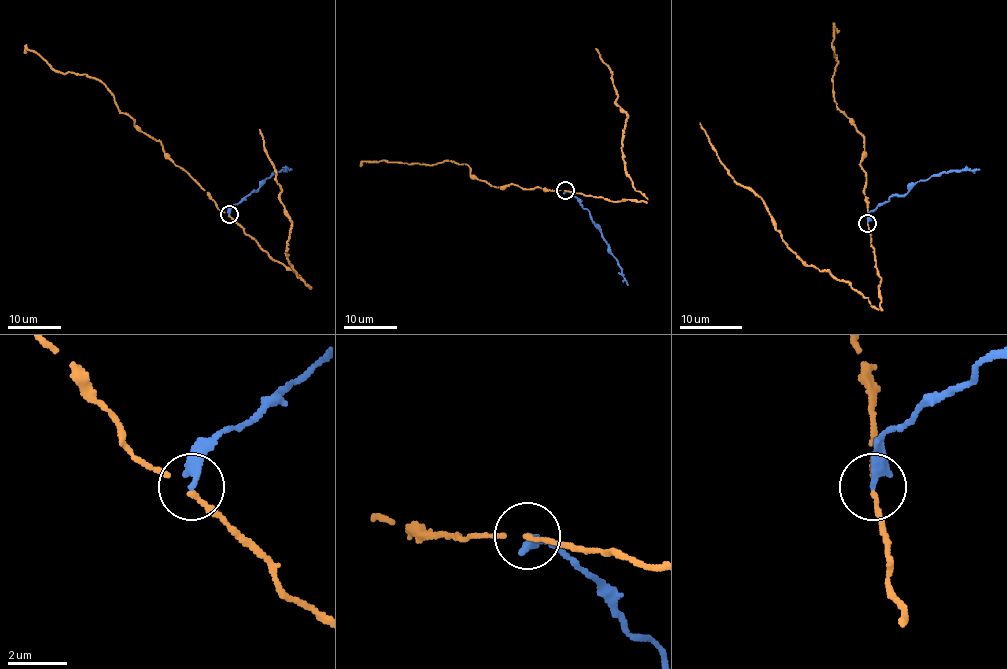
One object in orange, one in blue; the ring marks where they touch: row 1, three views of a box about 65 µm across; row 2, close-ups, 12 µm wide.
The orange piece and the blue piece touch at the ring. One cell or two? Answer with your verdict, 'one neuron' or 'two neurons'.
two neurons

